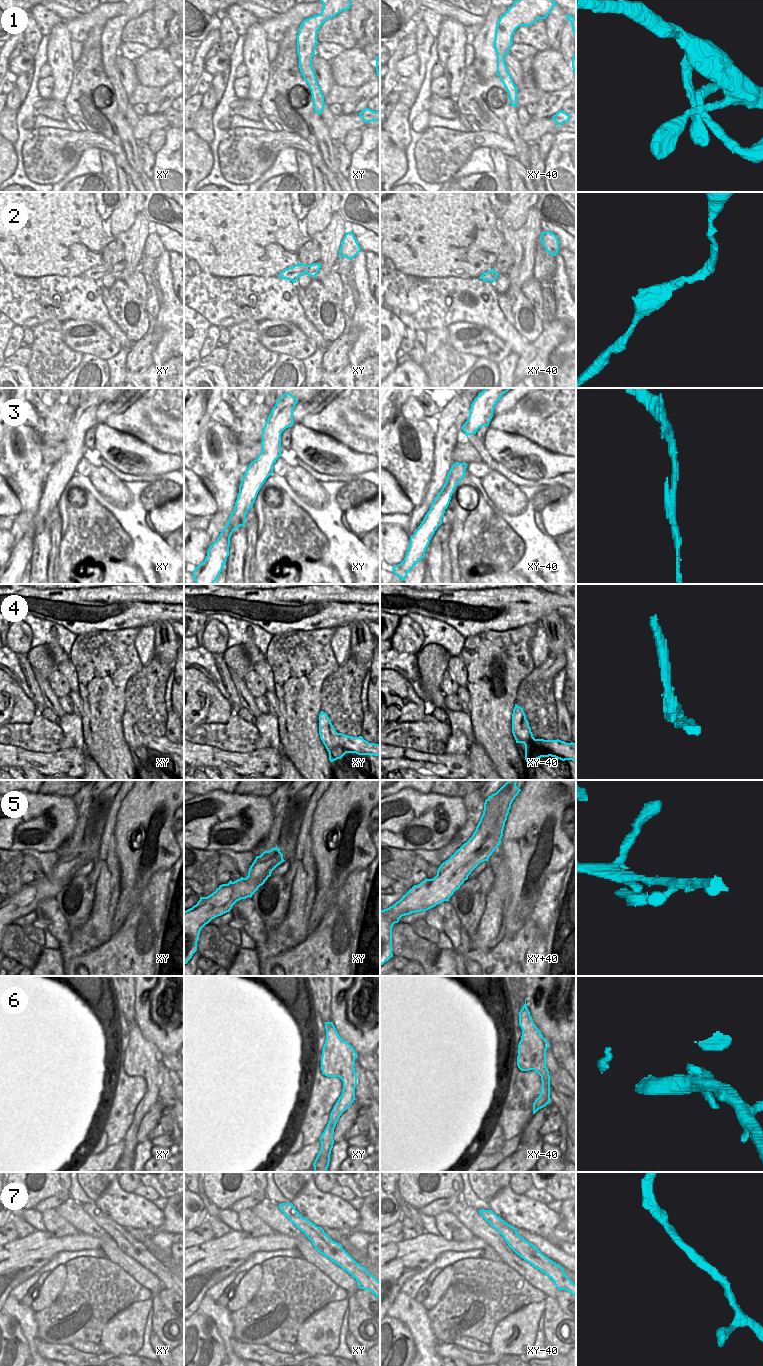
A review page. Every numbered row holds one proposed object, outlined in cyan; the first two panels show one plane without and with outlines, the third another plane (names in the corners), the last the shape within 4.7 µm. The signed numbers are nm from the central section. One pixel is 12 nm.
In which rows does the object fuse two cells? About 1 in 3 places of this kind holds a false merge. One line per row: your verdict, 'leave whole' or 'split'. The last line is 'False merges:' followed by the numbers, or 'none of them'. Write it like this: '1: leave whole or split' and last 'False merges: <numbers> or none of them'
1: leave whole
2: leave whole
3: leave whole
4: split
5: leave whole
6: leave whole
7: leave whole
False merges: 4

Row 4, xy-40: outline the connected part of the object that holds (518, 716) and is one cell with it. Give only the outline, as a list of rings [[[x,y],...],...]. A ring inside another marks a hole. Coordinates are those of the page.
[[[515,704],[512,714],[512,733],[516,733],[516,729],[523,724],[523,721],[526,719],[526,715],[523,709]]]

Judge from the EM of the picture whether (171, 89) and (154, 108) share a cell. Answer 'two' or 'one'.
one

